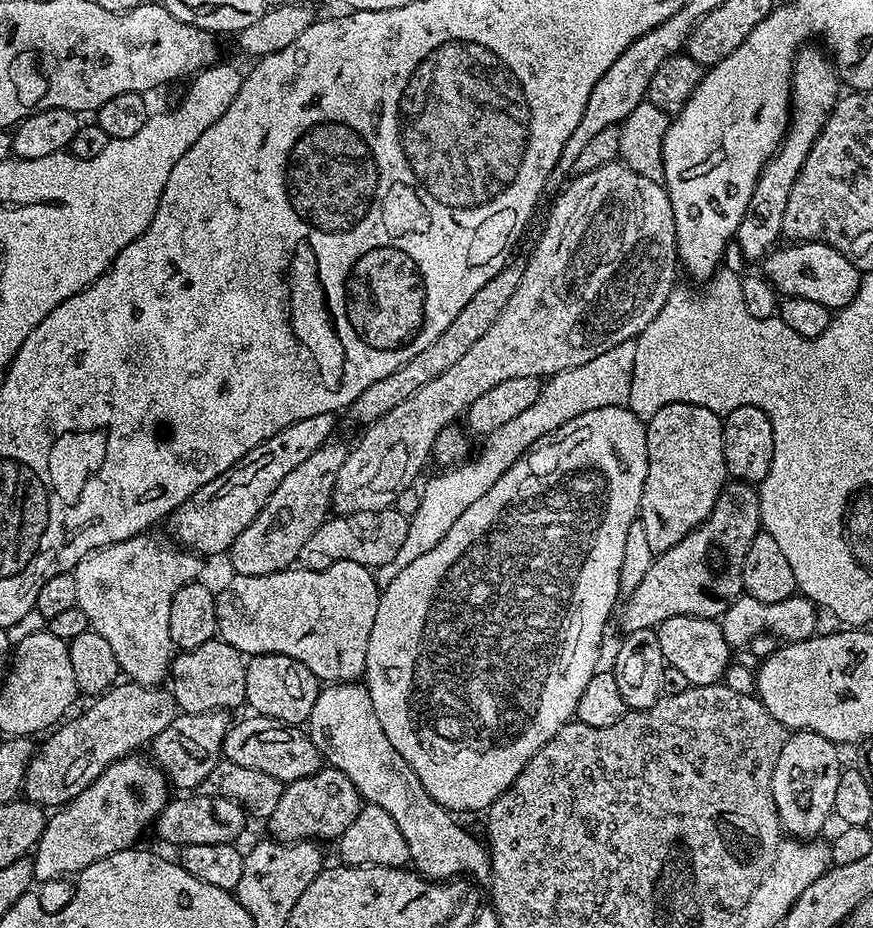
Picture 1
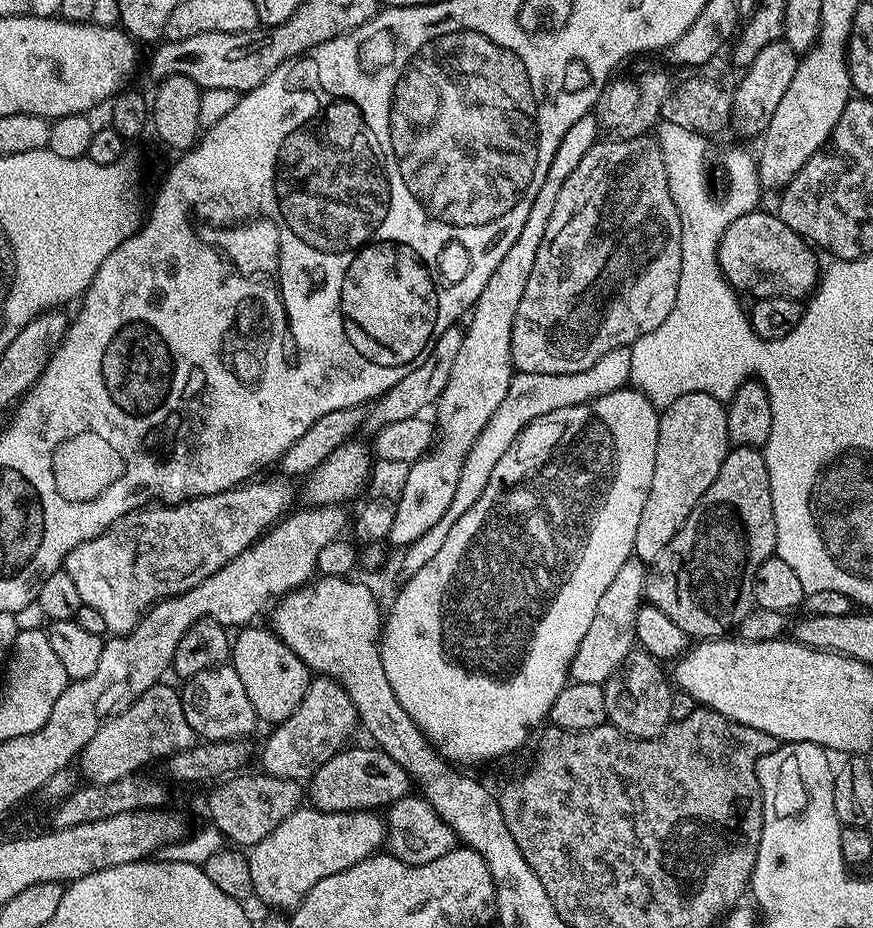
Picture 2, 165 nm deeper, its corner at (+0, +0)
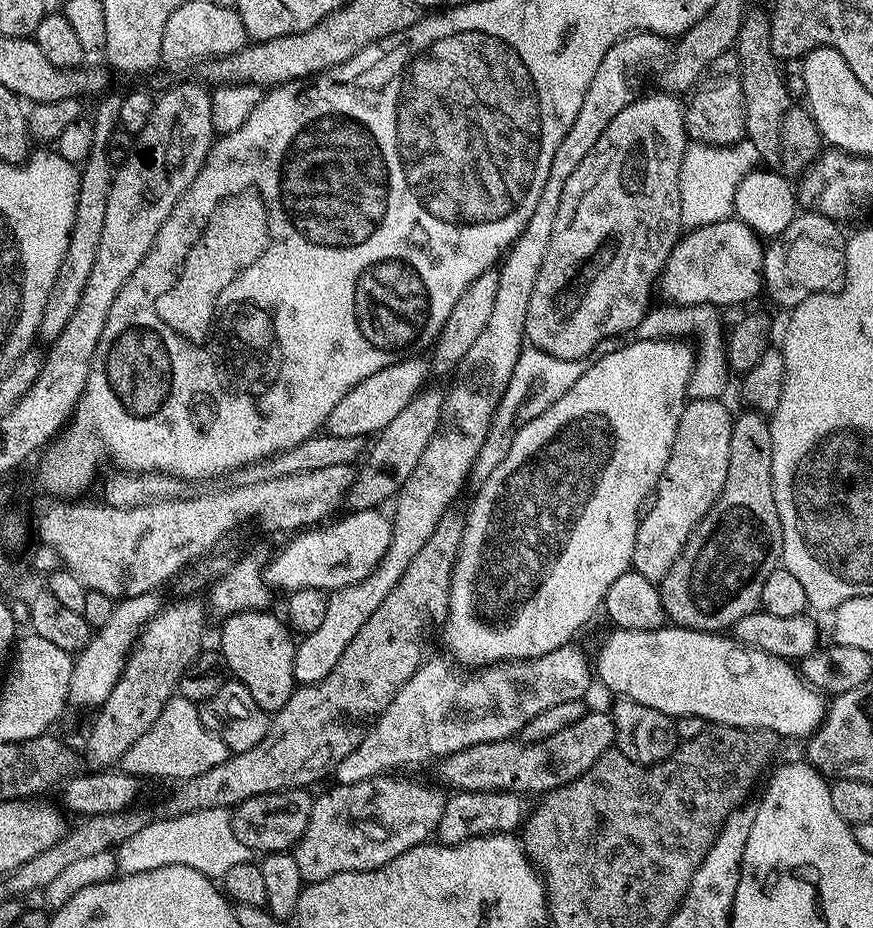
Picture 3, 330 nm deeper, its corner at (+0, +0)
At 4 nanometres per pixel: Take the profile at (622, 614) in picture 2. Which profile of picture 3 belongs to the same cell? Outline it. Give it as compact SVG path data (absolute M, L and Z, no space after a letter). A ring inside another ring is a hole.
M569 642L564 644L558 650L550 650L546 654L542 654L536 658L529 660L500 660L497 664L486 664L475 669L476 673L472 674L468 670L459 668L459 663L456 663L451 657L438 656L436 658L429 657L425 659L419 668L417 668L414 675L411 676L398 690L398 693L391 699L390 704L383 711L383 713L376 718L375 723L368 728L368 732L363 736L362 742L359 746L351 751L338 764L334 770L334 778L340 784L353 784L354 782L371 780L375 776L385 775L408 766L410 764L418 764L426 760L440 760L448 756L450 753L457 753L458 750L468 749L470 746L481 744L482 742L494 742L495 740L510 740L513 739L519 732L524 729L526 722L530 722L530 718L534 718L534 714L542 714L542 710L550 710L550 706L558 706L558 702L570 702L571 700L578 700L587 697L588 687L591 686L592 680L594 684L594 668L588 660L584 657L584 652L580 648L575 648L575 643Z

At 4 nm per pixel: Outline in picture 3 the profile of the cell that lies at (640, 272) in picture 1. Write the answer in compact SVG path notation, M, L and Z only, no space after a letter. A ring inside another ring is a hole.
M656 90L653 96L644 96L641 100L640 97L633 99L632 103L623 108L614 120L604 128L602 138L598 138L598 146L594 146L594 150L590 150L590 154L586 154L586 158L582 158L582 166L578 166L578 170L574 170L574 174L570 174L570 179L567 180L565 188L562 189L562 202L558 202L558 218L554 218L554 234L550 234L550 250L546 250L546 262L542 262L542 270L538 270L538 282L534 282L534 294L530 294L530 310L526 310L524 335L527 343L531 345L531 347L533 344L533 349L545 352L546 354L554 354L556 358L583 360L591 357L593 353L599 349L600 344L604 340L623 337L623 332L629 332L629 334L635 333L637 326L644 321L644 316L650 310L650 305L653 303L653 301L651 302L652 292L654 296L654 289L657 287L660 274L664 271L666 262L670 258L670 254L674 250L677 240L679 240L682 235L682 225L680 222L682 218L682 206L680 205L680 167L682 166L684 149L688 147L689 143L688 131L684 129L684 104L682 103L681 97L663 90Z

